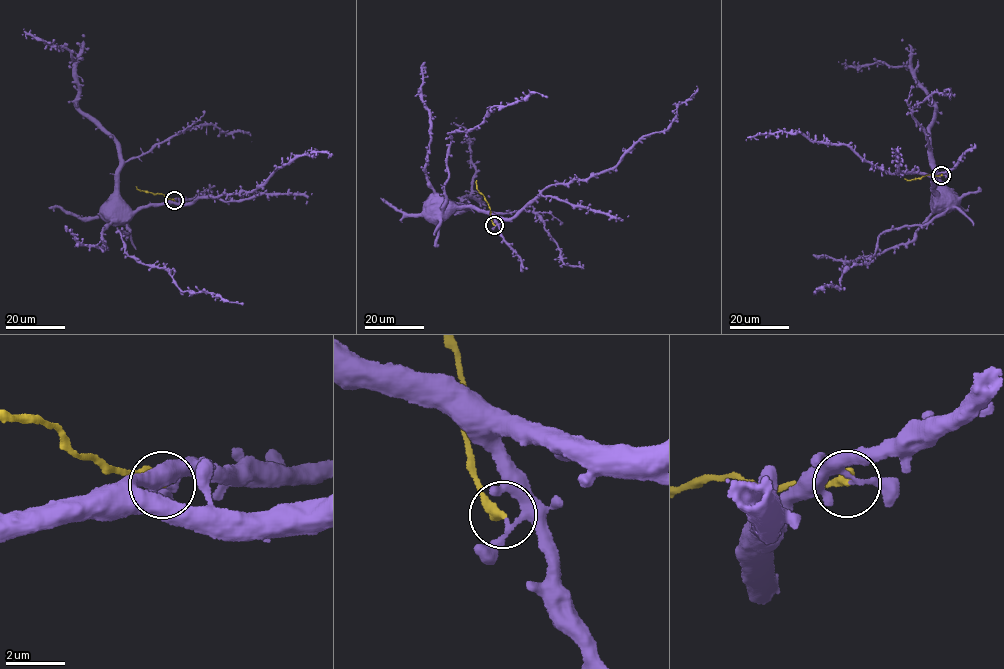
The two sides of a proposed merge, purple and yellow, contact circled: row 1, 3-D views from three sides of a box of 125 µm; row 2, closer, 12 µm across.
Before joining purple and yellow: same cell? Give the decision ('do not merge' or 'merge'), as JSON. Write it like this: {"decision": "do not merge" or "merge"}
{"decision": "do not merge"}

